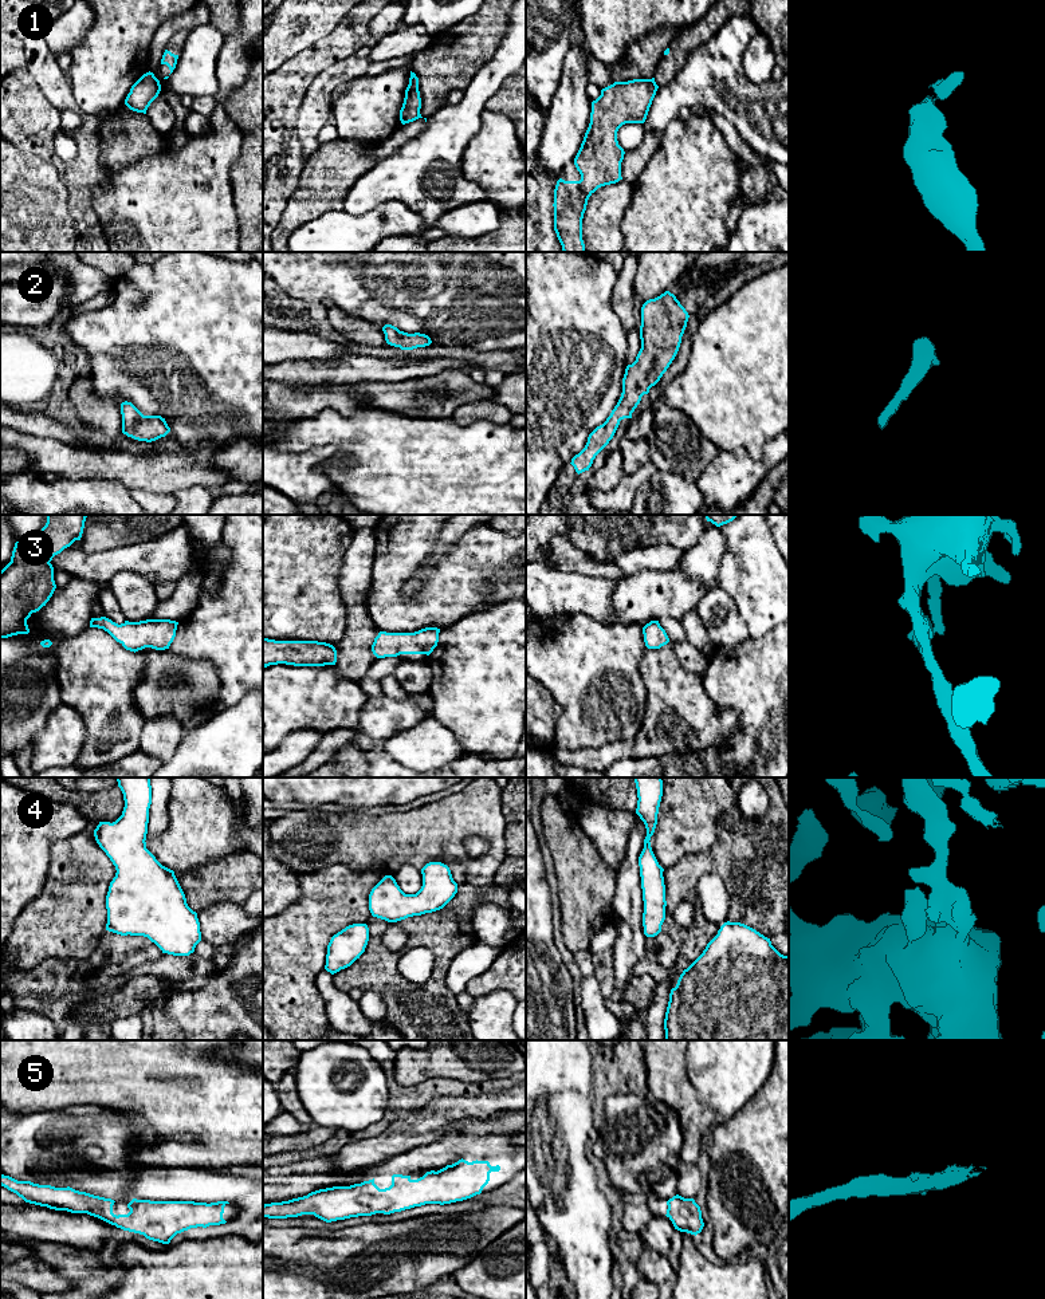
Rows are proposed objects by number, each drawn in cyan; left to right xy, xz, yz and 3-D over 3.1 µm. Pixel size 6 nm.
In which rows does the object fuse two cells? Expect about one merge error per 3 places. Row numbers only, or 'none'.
1

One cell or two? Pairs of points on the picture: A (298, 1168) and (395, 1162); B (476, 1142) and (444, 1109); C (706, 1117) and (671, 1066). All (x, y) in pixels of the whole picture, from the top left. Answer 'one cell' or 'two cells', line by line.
A: two cells
B: two cells
C: one cell

